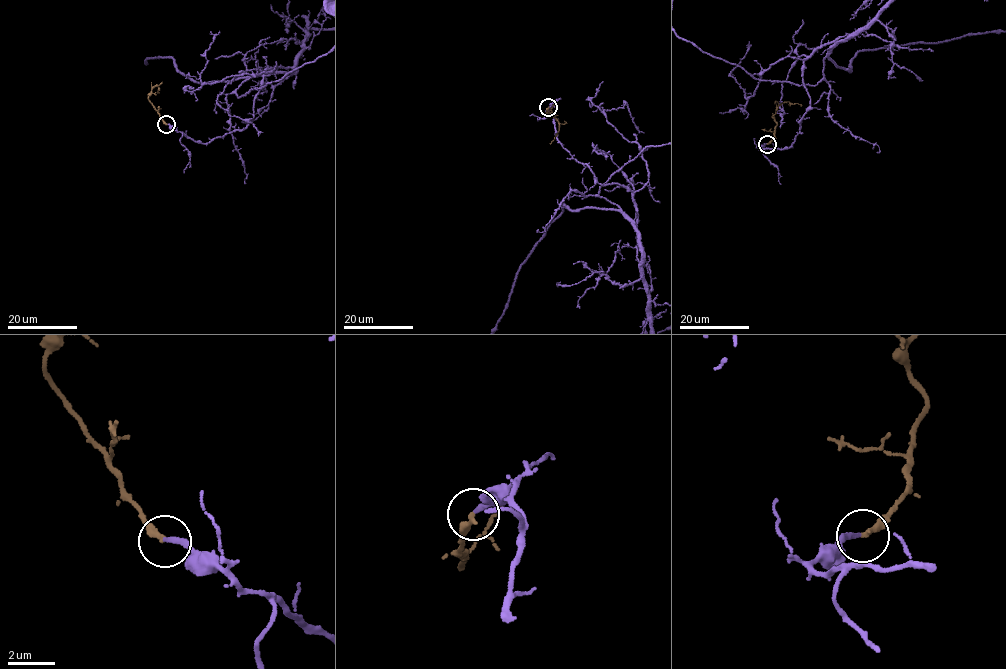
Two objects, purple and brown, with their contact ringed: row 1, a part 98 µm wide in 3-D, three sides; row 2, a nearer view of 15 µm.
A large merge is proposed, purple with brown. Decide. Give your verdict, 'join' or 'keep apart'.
join

